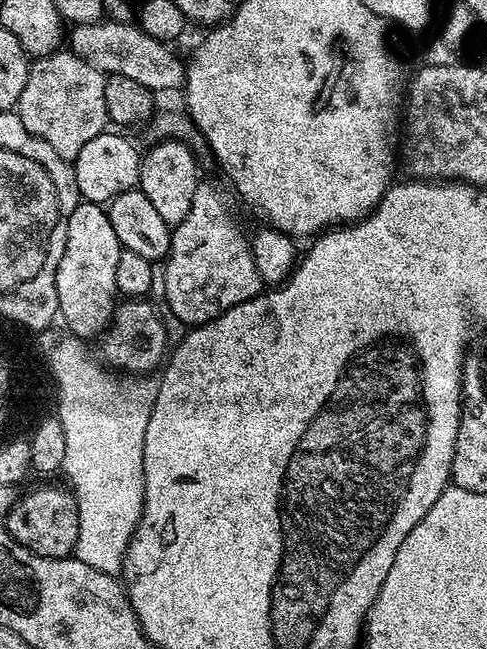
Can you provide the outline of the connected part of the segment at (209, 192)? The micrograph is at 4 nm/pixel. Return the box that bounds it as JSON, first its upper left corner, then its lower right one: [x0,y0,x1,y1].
[164,182,262,326]

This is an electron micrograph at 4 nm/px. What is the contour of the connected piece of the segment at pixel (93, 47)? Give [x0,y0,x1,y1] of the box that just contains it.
[69,20,186,94]

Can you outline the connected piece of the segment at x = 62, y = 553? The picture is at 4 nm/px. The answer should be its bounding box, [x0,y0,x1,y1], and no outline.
[6,487,78,560]

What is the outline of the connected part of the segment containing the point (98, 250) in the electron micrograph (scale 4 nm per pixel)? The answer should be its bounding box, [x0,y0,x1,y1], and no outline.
[56,202,122,338]

